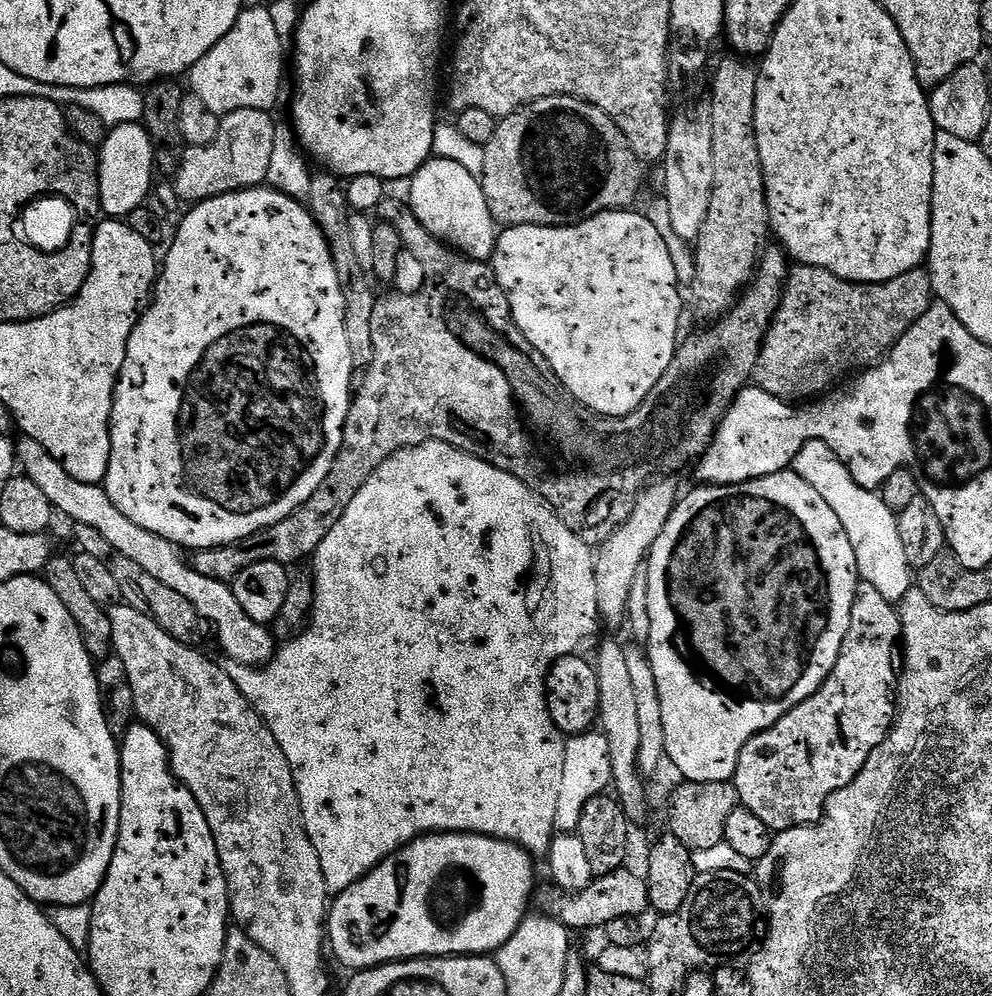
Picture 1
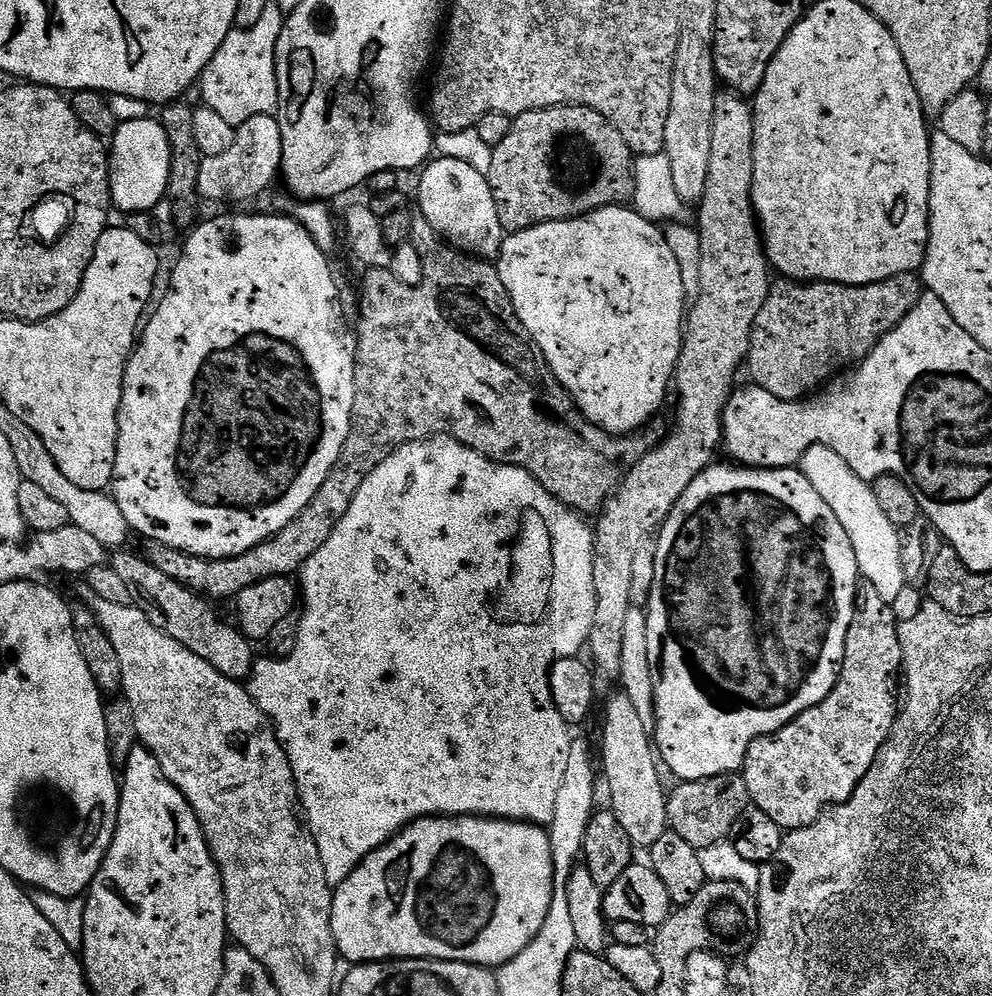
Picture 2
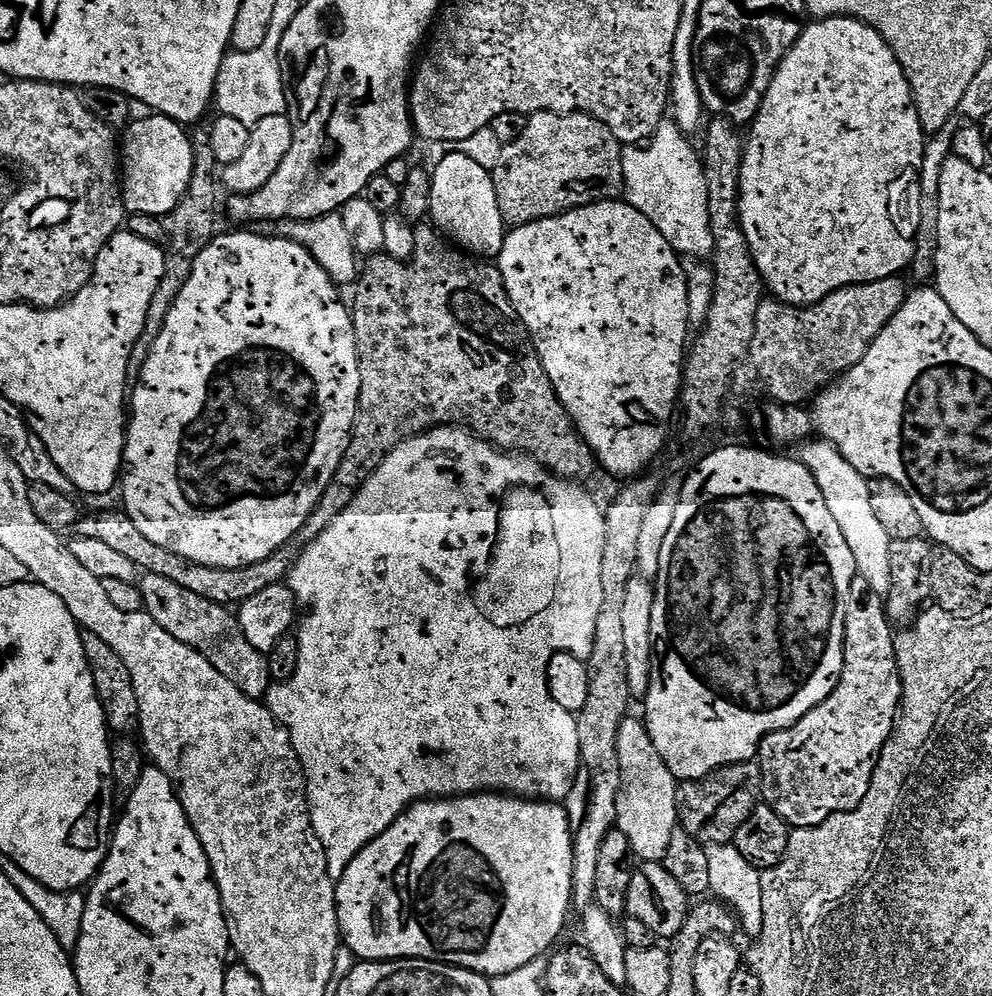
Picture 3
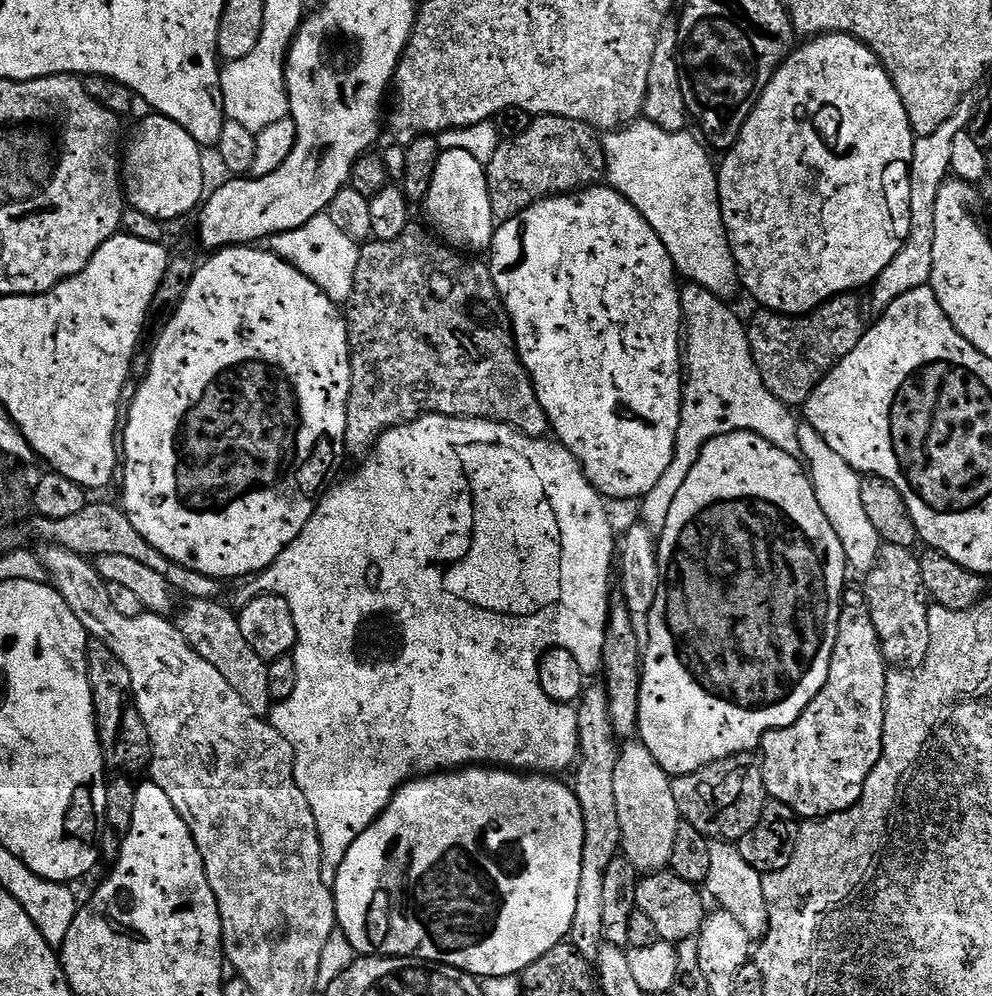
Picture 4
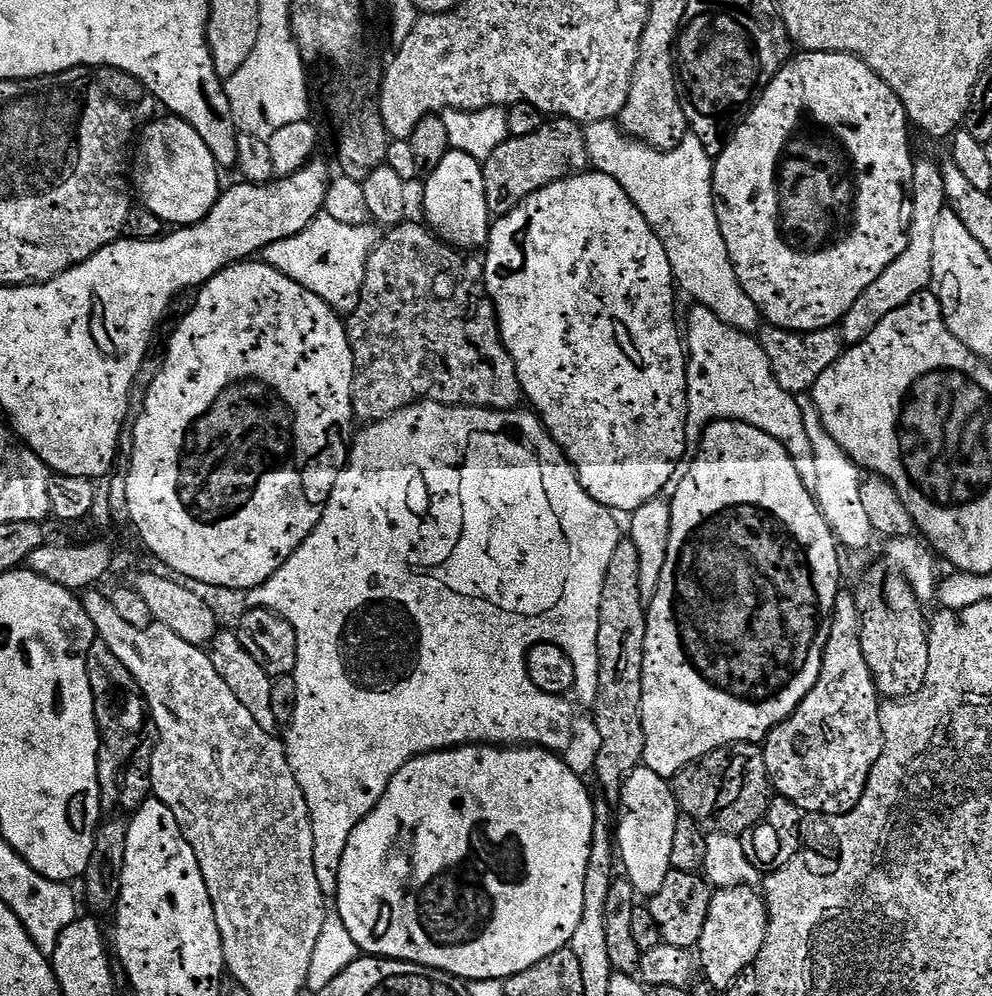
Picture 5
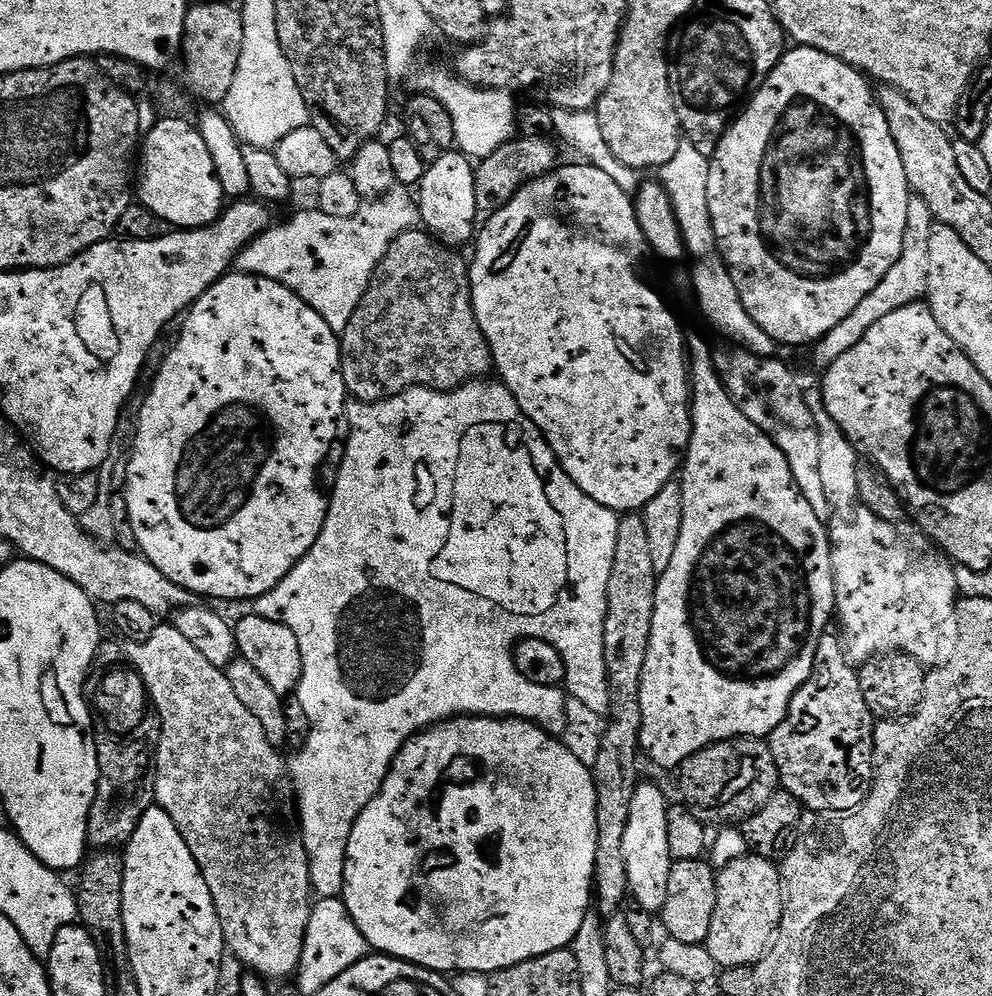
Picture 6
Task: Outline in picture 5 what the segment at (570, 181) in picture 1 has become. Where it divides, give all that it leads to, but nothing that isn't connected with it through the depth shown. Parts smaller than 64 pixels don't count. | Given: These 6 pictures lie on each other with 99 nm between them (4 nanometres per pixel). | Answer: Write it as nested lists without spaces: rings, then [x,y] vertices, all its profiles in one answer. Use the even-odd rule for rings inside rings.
[[[556,118],[534,130],[534,134],[526,134],[526,138],[513,136],[482,164],[489,213],[496,218],[505,216],[530,194],[585,171],[589,164],[584,128],[575,120]]]

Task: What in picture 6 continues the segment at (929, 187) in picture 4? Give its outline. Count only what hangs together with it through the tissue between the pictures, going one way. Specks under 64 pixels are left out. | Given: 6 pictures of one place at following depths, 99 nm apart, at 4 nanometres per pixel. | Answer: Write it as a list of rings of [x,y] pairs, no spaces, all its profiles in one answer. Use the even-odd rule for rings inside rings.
[[[909,195],[906,206],[906,239],[902,242],[902,258],[898,258],[898,262],[890,266],[886,278],[882,278],[882,282],[878,282],[878,286],[874,286],[874,290],[866,294],[866,298],[862,298],[861,304],[845,320],[838,322],[838,326],[834,326],[830,334],[816,341],[811,349],[812,360],[820,367],[820,370],[827,370],[831,364],[838,362],[838,358],[842,358],[842,354],[846,354],[846,350],[858,346],[858,342],[866,338],[866,330],[870,330],[874,322],[886,318],[886,314],[894,314],[894,310],[902,310],[902,306],[919,304],[927,297],[930,282],[930,234],[933,227],[930,206],[920,195]]]

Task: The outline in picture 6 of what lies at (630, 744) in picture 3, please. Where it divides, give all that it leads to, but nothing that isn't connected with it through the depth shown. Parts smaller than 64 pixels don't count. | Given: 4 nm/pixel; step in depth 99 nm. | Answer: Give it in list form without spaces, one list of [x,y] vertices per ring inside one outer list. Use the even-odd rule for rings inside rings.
[[[637,783],[634,790],[634,798],[630,802],[630,822],[626,822],[626,838],[624,849],[626,850],[626,874],[628,875],[628,890],[631,899],[636,899],[635,907],[641,912],[660,914],[664,911],[666,894],[670,886],[670,870],[674,863],[670,854],[670,841],[666,838],[666,822],[668,821],[668,809],[670,801],[664,797],[664,792],[656,784]]]

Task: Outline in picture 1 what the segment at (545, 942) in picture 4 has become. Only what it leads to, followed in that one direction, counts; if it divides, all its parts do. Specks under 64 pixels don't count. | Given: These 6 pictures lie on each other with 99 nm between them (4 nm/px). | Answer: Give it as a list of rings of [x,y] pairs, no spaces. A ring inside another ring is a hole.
[[[433,832],[427,836],[419,836],[417,840],[399,848],[393,856],[387,856],[374,870],[370,870],[354,886],[339,893],[331,901],[326,921],[326,940],[330,952],[337,956],[351,970],[379,968],[382,964],[395,964],[402,960],[418,960],[437,956],[482,956],[495,954],[500,947],[518,930],[525,916],[529,915],[528,903],[532,900],[532,887],[536,884],[536,868],[534,858],[524,848],[512,844],[509,840],[499,840],[493,836],[479,836],[473,832]]]

